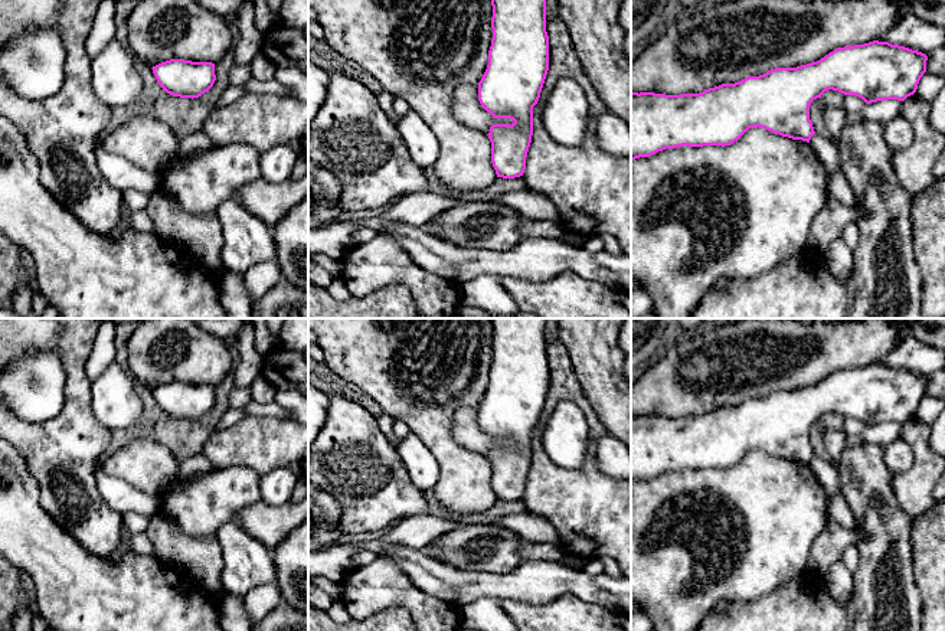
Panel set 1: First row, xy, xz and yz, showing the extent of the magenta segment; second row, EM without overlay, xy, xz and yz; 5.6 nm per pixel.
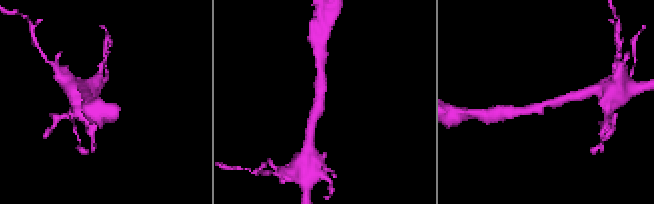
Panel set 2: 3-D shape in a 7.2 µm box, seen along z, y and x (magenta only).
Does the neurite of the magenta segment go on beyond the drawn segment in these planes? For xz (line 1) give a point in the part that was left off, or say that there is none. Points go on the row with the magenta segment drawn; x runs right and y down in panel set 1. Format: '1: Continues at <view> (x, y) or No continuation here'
1: No continuation here

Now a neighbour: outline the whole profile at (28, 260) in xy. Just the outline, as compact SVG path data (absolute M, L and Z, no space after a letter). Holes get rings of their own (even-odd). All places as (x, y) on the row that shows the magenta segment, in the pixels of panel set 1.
M20 248L19 252L20 252L20 258L23 261L23 265L26 267L26 269L30 274L30 278L32 278L30 287L32 287L33 295L37 292L42 292L39 282L37 282L37 277L36 277L36 264L35 264L33 256L30 255L30 252L26 248Z

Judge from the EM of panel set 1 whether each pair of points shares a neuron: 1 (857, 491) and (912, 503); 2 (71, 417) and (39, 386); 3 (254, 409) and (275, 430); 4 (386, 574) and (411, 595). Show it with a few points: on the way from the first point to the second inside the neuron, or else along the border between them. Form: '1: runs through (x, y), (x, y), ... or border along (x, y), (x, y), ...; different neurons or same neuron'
1: border along (892, 474), (895, 500), (912, 519); different neurons
2: border along (65, 373), (62, 408), (48, 419), (30, 422); different neurons
3: border along (247, 414), (274, 415), (290, 419); different neurons
4: runs through (392, 579), (405, 592); same neuron

